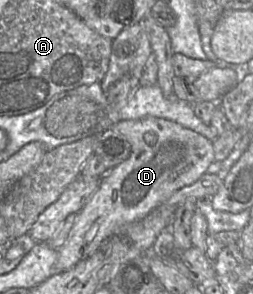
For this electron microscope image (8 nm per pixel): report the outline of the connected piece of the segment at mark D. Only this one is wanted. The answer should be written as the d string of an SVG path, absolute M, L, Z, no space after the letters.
M145 117L138 120L123 120L117 122L113 127L109 128L116 130L120 134L124 135L131 145L131 153L130 156L119 165L114 167L112 170L108 170L108 172L101 177L100 183L98 188L94 191L94 193L90 196L87 203L83 206L83 208L76 213L74 224L72 229L70 230L68 237L64 243L64 245L58 249L58 257L56 263L54 265L54 274L62 273L69 270L79 261L87 258L88 256L92 255L95 251L99 249L104 241L106 241L109 237L114 234L114 230L117 229L119 226L128 224L131 222L135 222L136 220L140 220L148 215L153 209L157 208L161 204L163 204L168 198L170 198L174 192L194 183L198 178L200 178L205 172L208 171L209 167L213 168L213 163L215 162L214 156L214 149L213 149L213 142L203 135L189 129L183 127L182 125L158 117Z

